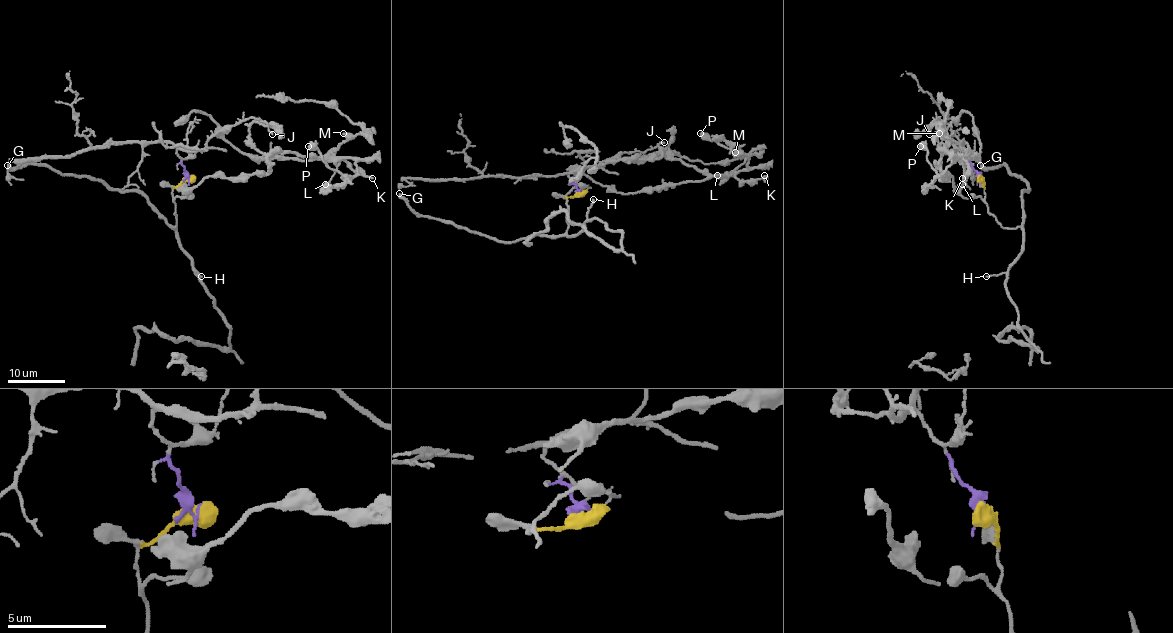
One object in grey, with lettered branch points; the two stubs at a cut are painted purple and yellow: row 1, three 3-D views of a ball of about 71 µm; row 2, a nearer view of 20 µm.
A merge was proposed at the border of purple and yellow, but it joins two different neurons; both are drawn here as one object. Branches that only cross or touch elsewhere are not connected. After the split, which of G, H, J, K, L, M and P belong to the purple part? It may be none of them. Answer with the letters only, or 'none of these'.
J, K, L, M, P

